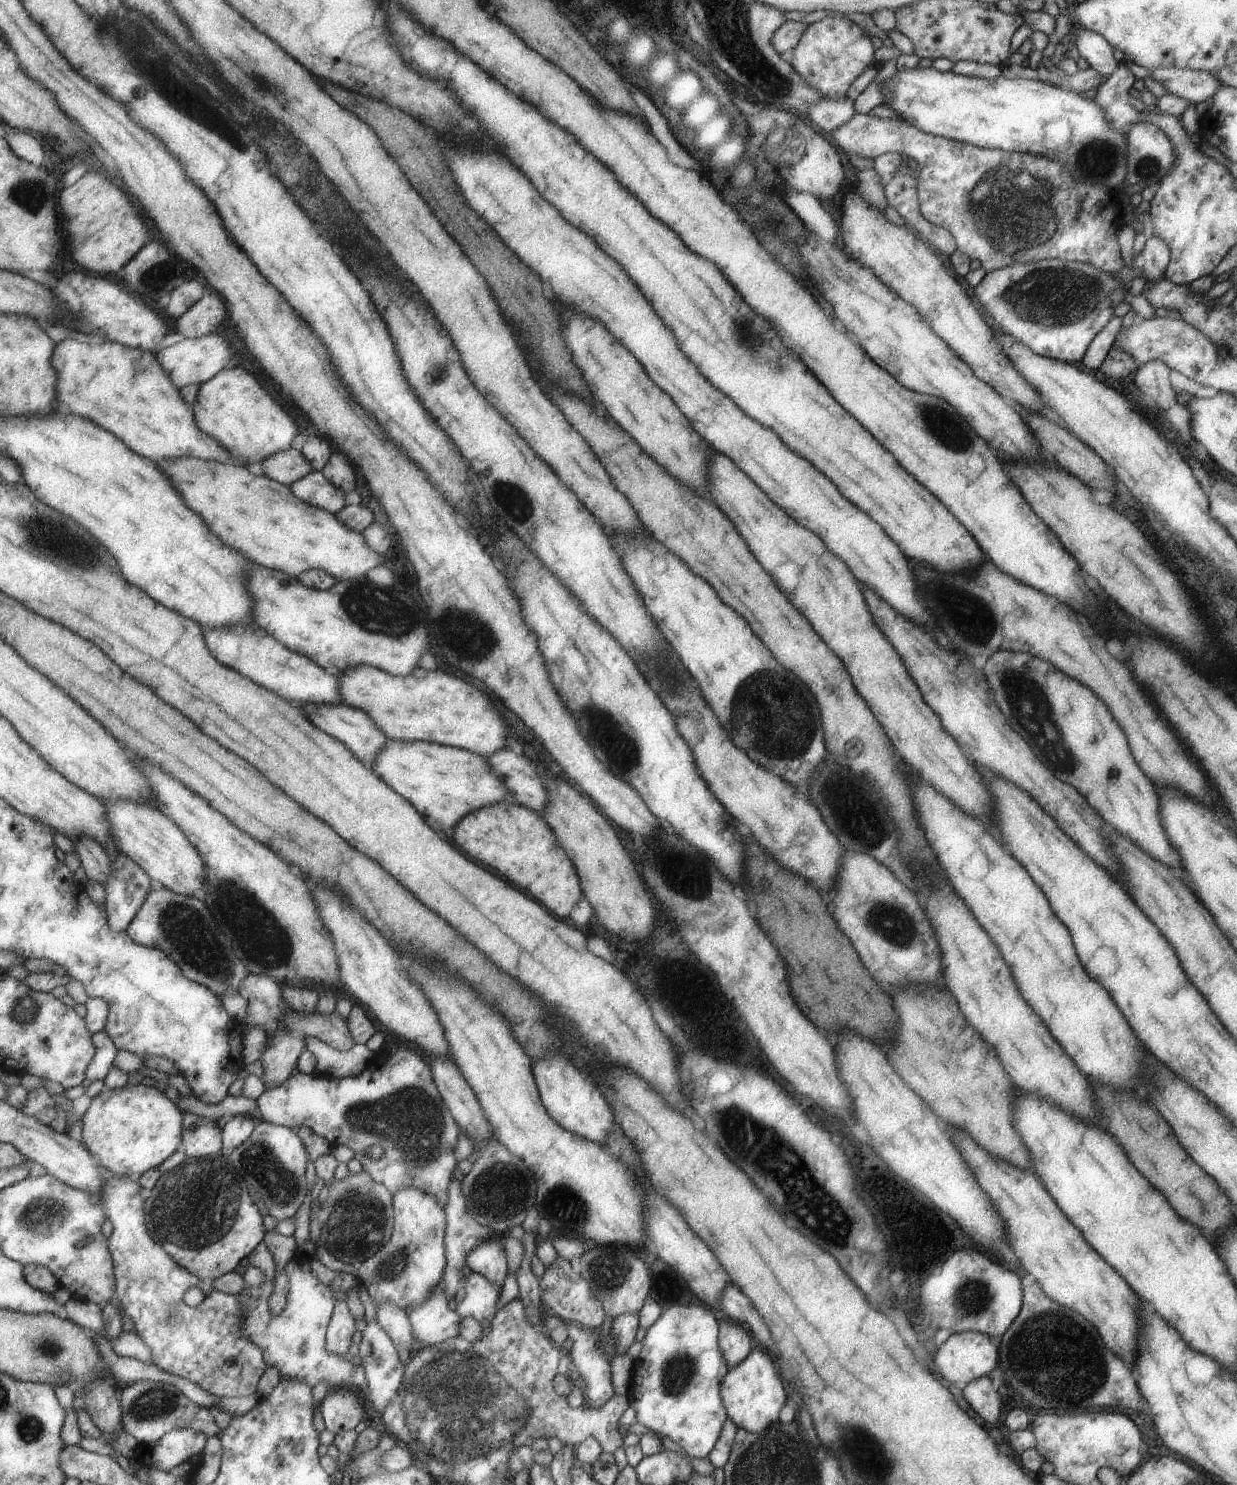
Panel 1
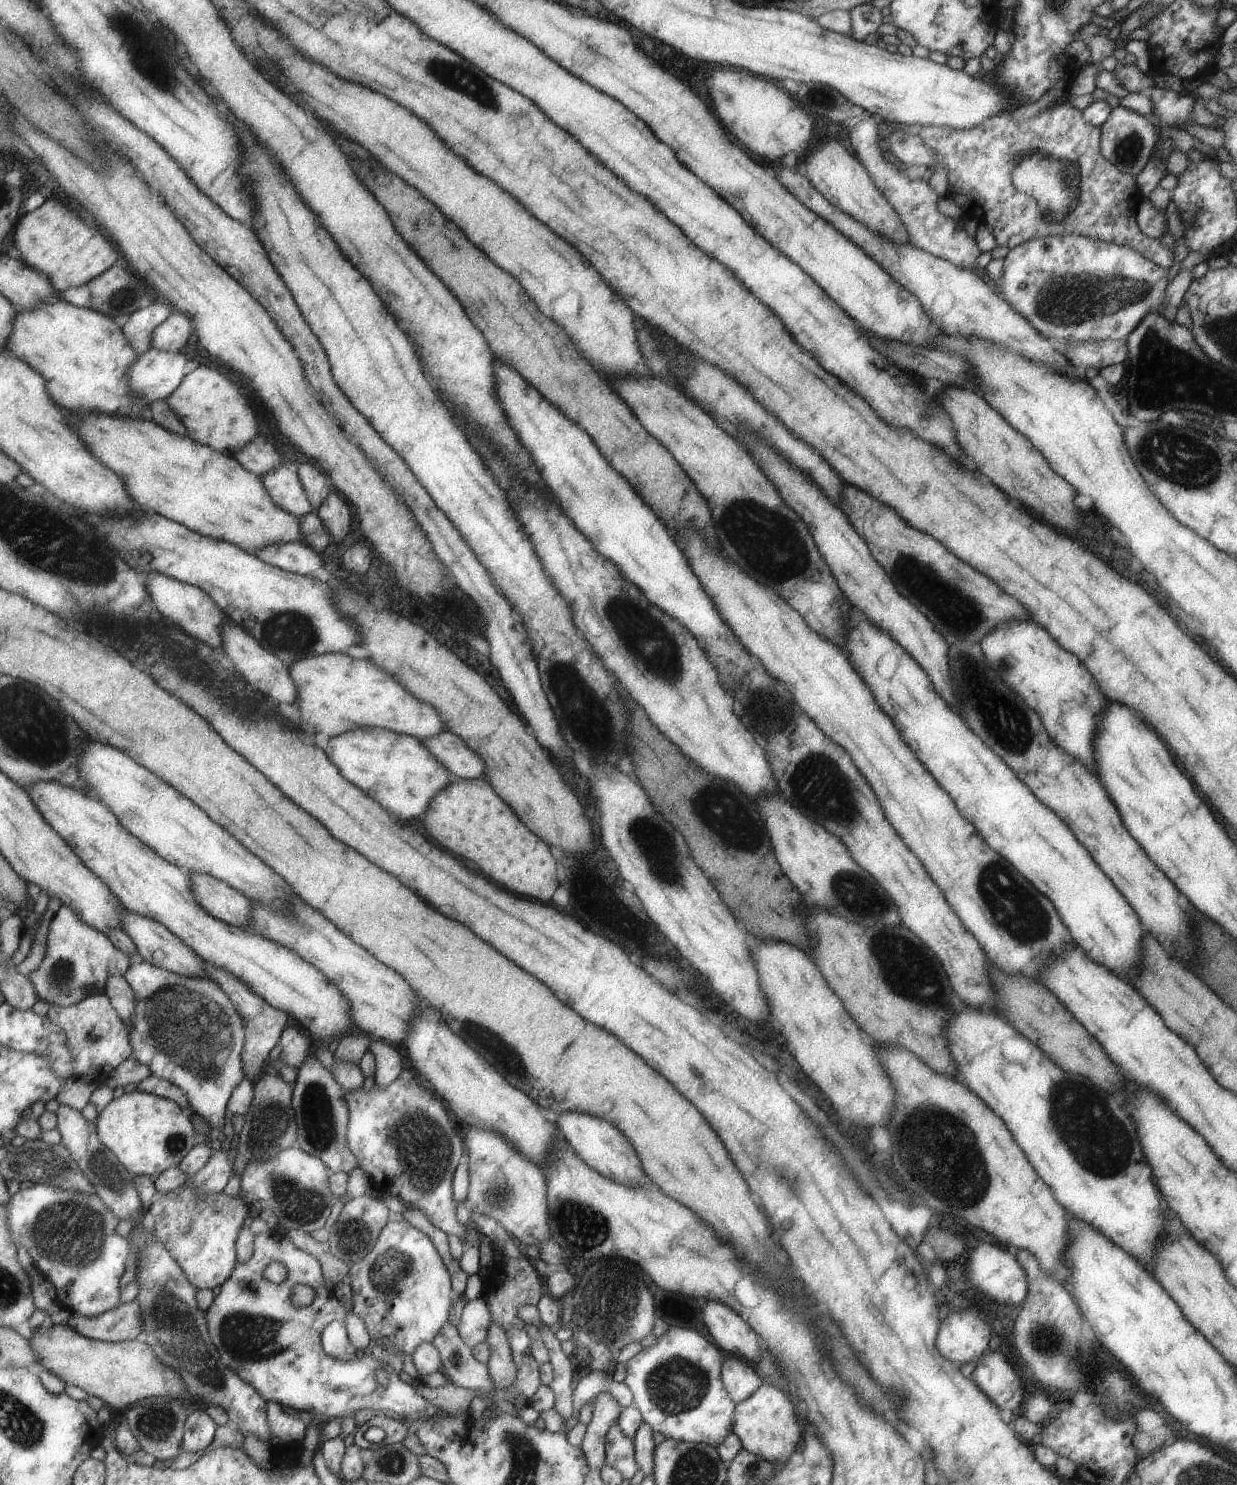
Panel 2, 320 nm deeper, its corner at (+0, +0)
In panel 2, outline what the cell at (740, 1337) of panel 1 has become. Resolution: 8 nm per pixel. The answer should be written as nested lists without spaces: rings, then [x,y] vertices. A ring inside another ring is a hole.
[[[733,1356],[723,1361],[720,1379],[734,1405],[751,1396],[762,1383],[755,1370],[747,1366],[741,1358]]]

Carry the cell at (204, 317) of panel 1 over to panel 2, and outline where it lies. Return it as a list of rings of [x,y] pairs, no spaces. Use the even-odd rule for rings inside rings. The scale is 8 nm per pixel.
[[[174,310],[173,314],[152,332],[152,346],[161,351],[179,350],[191,340],[196,324],[187,313]]]

